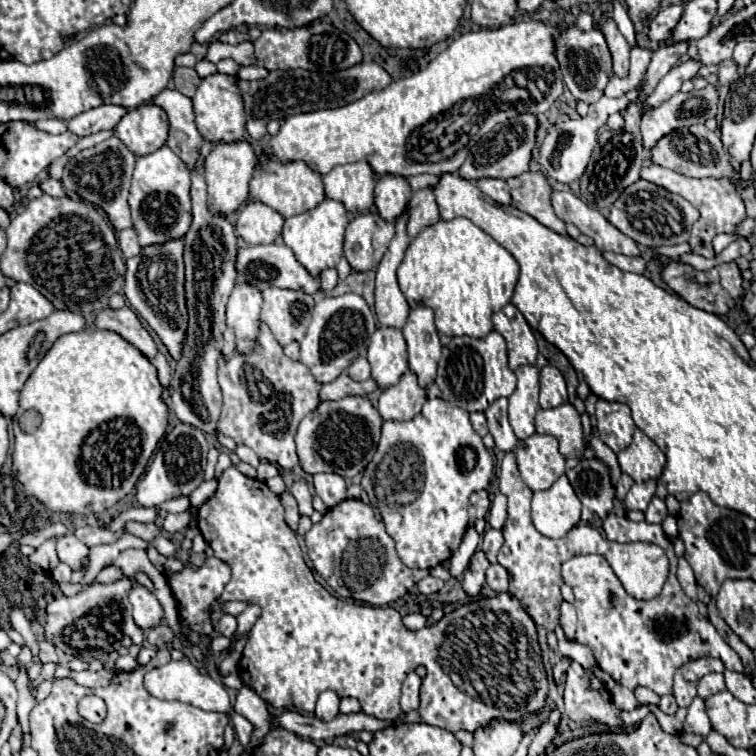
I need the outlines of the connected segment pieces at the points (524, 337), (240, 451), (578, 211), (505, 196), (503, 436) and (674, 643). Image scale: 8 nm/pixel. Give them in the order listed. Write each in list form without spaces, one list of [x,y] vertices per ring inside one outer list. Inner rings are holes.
[[[508,303],[492,317],[492,321],[494,329],[506,339],[510,369],[516,369],[520,365],[534,365],[538,347],[524,315],[512,303]]]
[[[238,447],[238,449],[236,449],[236,455],[238,455],[244,463],[250,463],[252,467],[258,467],[258,463],[260,463],[258,455],[256,455],[250,447]]]
[[[554,191],[552,207],[564,223],[574,223],[580,229],[580,233],[588,235],[594,241],[594,245],[598,249],[614,251],[614,253],[622,253],[622,255],[630,255],[630,257],[640,255],[636,241],[632,241],[630,237],[620,233],[612,223],[608,223],[598,213],[598,209],[590,209],[576,195],[572,195],[568,191]]]
[[[482,177],[482,179],[476,179],[474,185],[482,193],[486,193],[488,197],[492,197],[496,203],[500,203],[500,205],[510,205],[512,203],[510,189],[508,189],[506,181],[502,181],[502,179],[486,179],[486,177]]]
[[[500,397],[484,411],[484,415],[488,419],[488,429],[496,443],[496,449],[500,449],[500,451],[512,451],[516,447],[514,441],[518,441],[512,433],[510,423],[508,423],[506,409],[508,409],[508,399]]]
[[[610,513],[604,521],[604,529],[610,541],[628,543],[628,541],[648,541],[662,547],[670,559],[670,575],[664,583],[660,597],[650,601],[638,601],[630,597],[618,577],[612,573],[612,567],[602,555],[576,555],[562,565],[564,583],[572,587],[576,601],[574,609],[578,611],[578,631],[576,641],[588,645],[594,651],[594,657],[602,671],[610,673],[620,685],[628,689],[636,689],[638,685],[652,689],[656,695],[672,693],[672,677],[678,667],[686,665],[692,659],[702,655],[718,657],[724,661],[730,671],[744,671],[740,657],[736,651],[716,633],[712,623],[700,617],[696,603],[686,597],[678,579],[676,579],[676,563],[670,539],[664,535],[660,525],[652,523],[634,523],[626,517],[618,517]],[[610,595],[616,595],[616,601],[610,601]],[[664,623],[674,625],[664,625]],[[680,629],[680,633],[676,631]]]

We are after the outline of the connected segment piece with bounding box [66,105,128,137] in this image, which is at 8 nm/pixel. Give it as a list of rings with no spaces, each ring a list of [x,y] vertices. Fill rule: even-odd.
[[[100,105],[96,109],[72,117],[70,121],[66,121],[66,125],[72,133],[84,137],[84,135],[98,133],[102,129],[114,129],[120,117],[124,117],[124,113],[128,113],[128,109],[120,109],[118,105]]]

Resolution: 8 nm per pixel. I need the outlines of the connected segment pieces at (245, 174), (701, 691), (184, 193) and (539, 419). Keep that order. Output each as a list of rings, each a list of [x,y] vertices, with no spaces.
[[[246,141],[218,143],[204,161],[204,179],[208,185],[208,209],[214,215],[230,215],[248,201],[248,183],[256,167],[256,155]]]
[[[708,673],[704,675],[700,681],[698,681],[698,695],[702,699],[708,699],[712,697],[714,693],[718,691],[724,691],[726,685],[724,685],[724,675],[722,673]]]
[[[166,145],[156,153],[136,159],[136,169],[132,177],[130,197],[128,197],[134,231],[142,247],[162,245],[172,239],[182,239],[192,223],[190,211],[190,171],[180,157]]]
[[[562,403],[554,409],[538,409],[536,413],[536,433],[546,433],[558,439],[560,453],[564,457],[582,457],[584,435],[580,425],[580,415],[570,403]]]

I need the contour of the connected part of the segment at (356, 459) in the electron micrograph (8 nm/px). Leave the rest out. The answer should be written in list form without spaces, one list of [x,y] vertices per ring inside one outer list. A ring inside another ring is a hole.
[[[344,397],[340,401],[324,401],[298,427],[296,445],[300,467],[314,473],[338,473],[346,479],[362,473],[376,453],[380,441],[382,419],[366,397]]]

